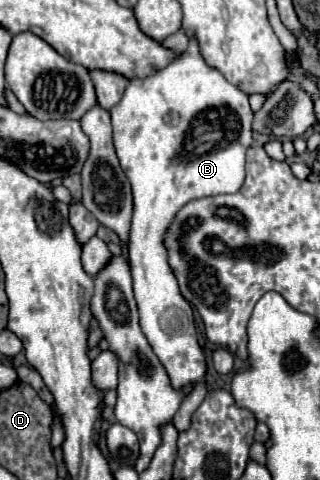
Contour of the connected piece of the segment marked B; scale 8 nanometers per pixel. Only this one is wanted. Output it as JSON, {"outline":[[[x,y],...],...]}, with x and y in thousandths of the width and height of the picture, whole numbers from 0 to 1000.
{"outline":[[[609,79],[591,88],[584,108],[528,129],[509,146],[491,146],[478,158],[416,163],[391,183],[391,196],[372,217],[347,229],[353,258],[353,300],[384,358],[397,363],[416,392],[416,463],[403,483],[403,542],[416,571],[416,604],[441,663],[441,688],[453,692],[472,725],[522,767],[541,804],[572,804],[591,796],[634,796],[647,754],[616,717],[616,688],[603,667],[603,646],[591,629],[566,617],[553,583],[522,550],[522,525],[509,513],[509,488],[528,475],[534,458],[591,417],[678,404],[741,400],[766,375],[766,317],[791,296],[784,250],[791,233],[778,225],[778,204],[716,175],[703,158],[653,142],[622,113]]]}

